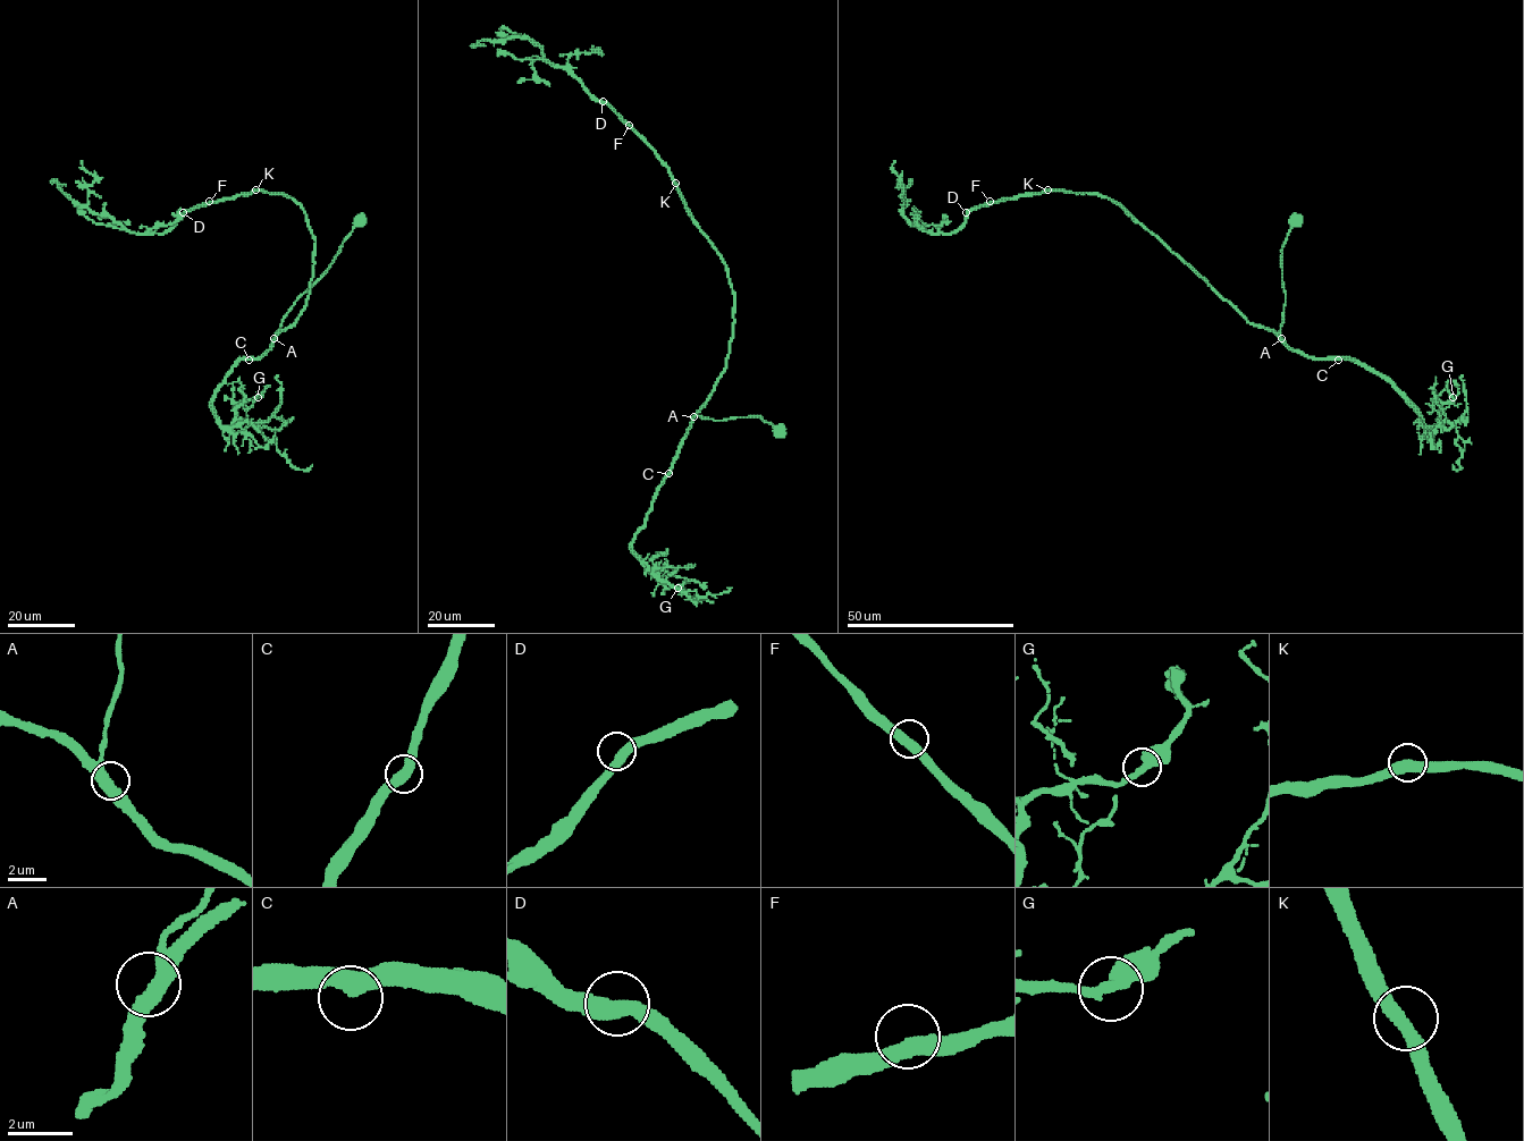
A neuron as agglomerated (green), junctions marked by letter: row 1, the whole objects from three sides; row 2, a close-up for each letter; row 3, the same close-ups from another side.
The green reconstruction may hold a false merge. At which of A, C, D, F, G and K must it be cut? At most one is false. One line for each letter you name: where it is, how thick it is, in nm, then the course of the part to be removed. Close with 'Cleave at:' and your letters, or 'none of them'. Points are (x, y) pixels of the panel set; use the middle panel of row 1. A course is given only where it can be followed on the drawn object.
Cleave at: none of them

